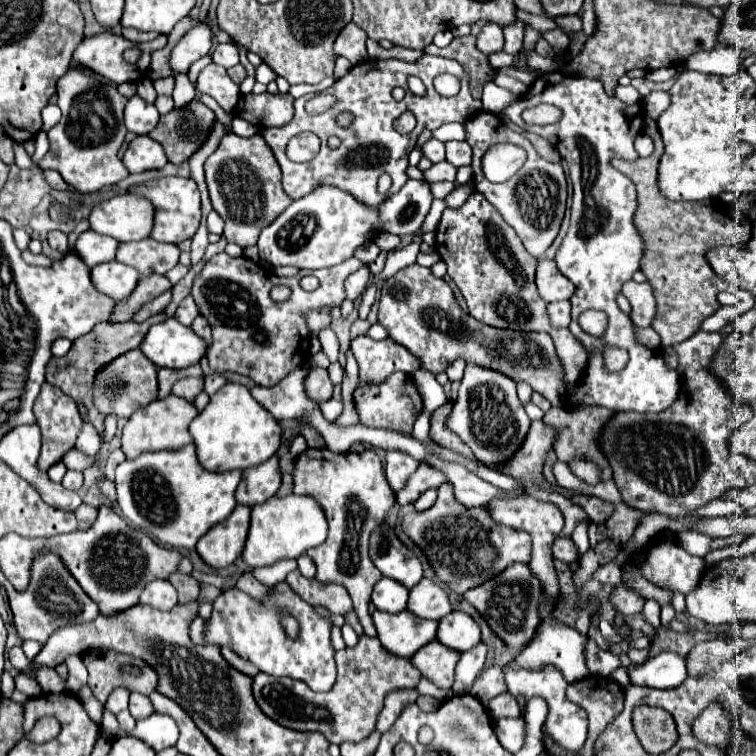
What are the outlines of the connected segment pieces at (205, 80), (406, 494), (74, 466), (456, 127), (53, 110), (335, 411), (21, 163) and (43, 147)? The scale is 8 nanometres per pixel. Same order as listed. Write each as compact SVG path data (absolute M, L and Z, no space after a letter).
M211 63L204 70L200 70L196 86L202 94L212 96L226 112L232 112L240 98L238 86L230 80L230 76L226 74L226 68L218 64Z
M420 464L416 472L408 478L405 487L396 493L397 503L400 506L415 502L420 494L423 494L430 488L438 488L440 484L446 482L446 476L442 470L436 470L428 464Z
M70 450L70 452L68 452L68 456L70 456L70 460L62 460L62 462L66 464L66 468L68 468L68 470L78 470L78 472L82 472L84 468L92 466L92 462L94 462L94 458L86 456L86 454L78 452L78 450Z
M442 124L440 128L436 128L434 138L438 138L440 142L448 142L448 140L466 140L466 130L462 124Z
M48 104L48 106L42 110L42 120L44 120L42 130L48 132L48 130L60 120L60 110L58 110L58 106L56 106L56 104Z
M330 398L330 400L326 400L326 402L320 402L320 410L322 410L322 414L324 414L326 420L334 422L334 420L342 414L342 402Z
M14 142L14 152L16 152L14 164L16 164L20 170L32 170L32 168L36 166L36 164L32 162L32 158L26 154L26 150L24 150L22 144L16 144L16 142Z
M38 132L38 136L36 136L36 152L34 152L34 162L40 162L42 160L42 156L48 152L48 148L50 148L50 144L48 144L48 136L46 136L46 132Z

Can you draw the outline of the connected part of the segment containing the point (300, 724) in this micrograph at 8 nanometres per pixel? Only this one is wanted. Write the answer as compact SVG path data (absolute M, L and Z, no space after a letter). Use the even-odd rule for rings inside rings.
M360 636L354 648L338 652L338 678L332 690L314 692L298 680L258 674L254 678L254 698L262 712L278 720L286 728L302 732L320 732L332 744L360 742L376 728L378 714L384 706L384 696L398 688L414 688L420 682L418 668L410 660L390 654L378 638ZM306 698L306 704L304 704Z

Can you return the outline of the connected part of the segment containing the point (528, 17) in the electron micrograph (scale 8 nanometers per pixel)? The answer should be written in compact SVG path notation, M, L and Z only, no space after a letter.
M522 10L517 11L516 17L517 17L517 20L526 22L527 24L531 25L534 29L536 29L542 33L558 28L555 23L555 20L532 15L532 14L524 12Z

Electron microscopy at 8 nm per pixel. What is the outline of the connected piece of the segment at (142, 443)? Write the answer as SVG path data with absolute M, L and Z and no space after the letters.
M174 394L162 398L162 400L154 400L148 406L138 408L126 422L124 430L122 430L122 452L126 454L126 458L136 458L138 454L150 450L176 450L182 448L186 444L192 442L192 436L188 432L188 424L196 418L198 410L194 408L192 402L178 398Z

